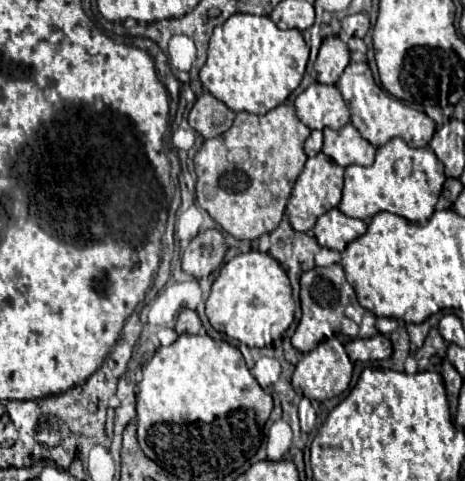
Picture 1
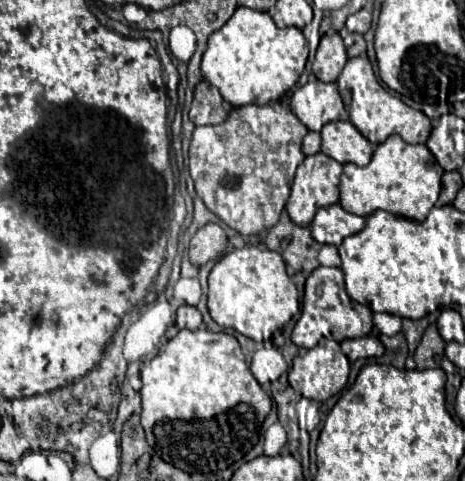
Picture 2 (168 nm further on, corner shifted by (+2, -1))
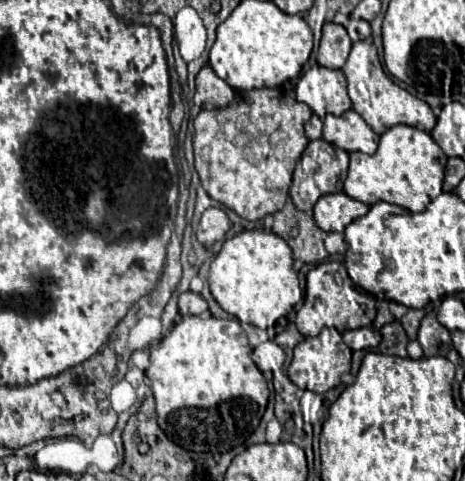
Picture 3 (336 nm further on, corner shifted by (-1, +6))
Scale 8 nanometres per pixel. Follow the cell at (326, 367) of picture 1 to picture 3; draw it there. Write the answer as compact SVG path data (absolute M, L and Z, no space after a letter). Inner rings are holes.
M322 329L316 337L306 337L302 343L294 347L294 359L288 367L288 377L300 387L314 393L326 393L336 387L344 373L350 371L352 351L344 347L342 334L336 329Z

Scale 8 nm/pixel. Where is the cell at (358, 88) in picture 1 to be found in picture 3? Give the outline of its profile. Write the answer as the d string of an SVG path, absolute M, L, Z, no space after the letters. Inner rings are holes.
M356 41L352 45L350 57L342 67L346 79L348 79L348 95L354 103L354 111L362 117L366 117L366 123L380 135L386 129L394 127L394 125L412 125L416 129L422 129L426 133L430 133L436 125L436 115L432 113L432 109L428 107L428 103L420 101L418 97L410 95L406 89L402 89L400 85L396 85L382 69L376 47L370 41Z

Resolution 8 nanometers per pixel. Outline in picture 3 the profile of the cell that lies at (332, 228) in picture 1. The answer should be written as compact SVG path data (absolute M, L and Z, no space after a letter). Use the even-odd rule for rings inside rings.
M346 193L322 195L314 205L314 221L322 231L344 231L350 221L366 215L368 205L348 197Z

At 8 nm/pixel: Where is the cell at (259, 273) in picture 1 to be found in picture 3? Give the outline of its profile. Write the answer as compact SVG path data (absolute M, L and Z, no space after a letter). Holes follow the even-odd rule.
M262 229L242 231L226 239L220 253L210 267L210 291L220 307L240 319L242 323L252 323L260 329L268 329L280 317L288 315L292 307L302 299L298 285L298 275L292 267L292 249L276 233Z

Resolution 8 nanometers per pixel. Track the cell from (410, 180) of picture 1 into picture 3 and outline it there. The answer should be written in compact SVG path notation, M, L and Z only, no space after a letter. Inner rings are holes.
M394 125L380 135L380 145L374 155L358 151L350 153L350 171L344 181L344 193L366 205L386 201L418 213L442 193L446 161L448 157L428 133L410 125Z

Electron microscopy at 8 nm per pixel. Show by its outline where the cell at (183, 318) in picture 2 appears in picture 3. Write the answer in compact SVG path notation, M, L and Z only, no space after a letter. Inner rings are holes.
M186 291L180 295L178 299L178 309L180 309L180 315L182 317L188 317L188 315L202 315L208 311L208 303L204 301L204 297L200 293L192 293L192 291Z

